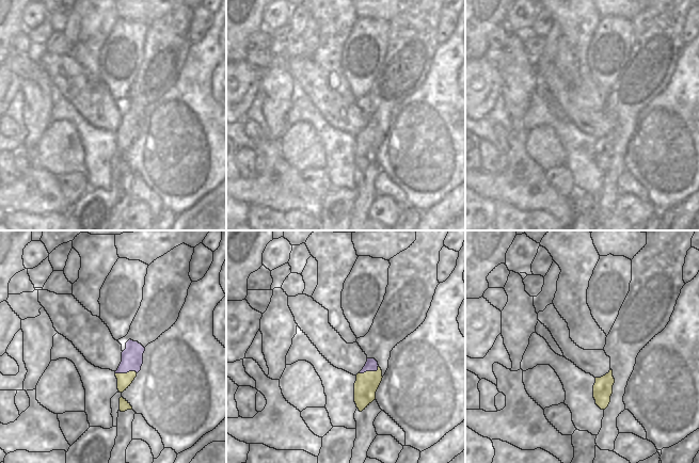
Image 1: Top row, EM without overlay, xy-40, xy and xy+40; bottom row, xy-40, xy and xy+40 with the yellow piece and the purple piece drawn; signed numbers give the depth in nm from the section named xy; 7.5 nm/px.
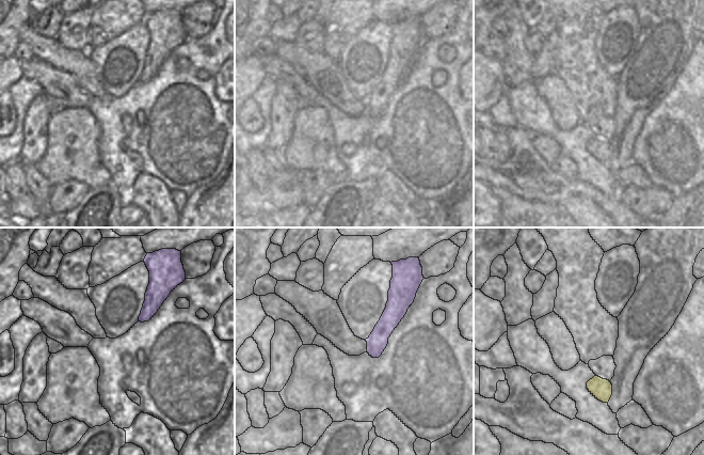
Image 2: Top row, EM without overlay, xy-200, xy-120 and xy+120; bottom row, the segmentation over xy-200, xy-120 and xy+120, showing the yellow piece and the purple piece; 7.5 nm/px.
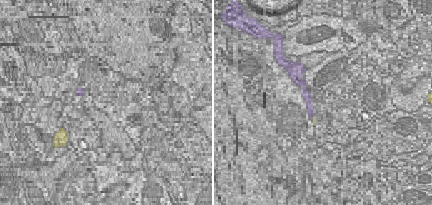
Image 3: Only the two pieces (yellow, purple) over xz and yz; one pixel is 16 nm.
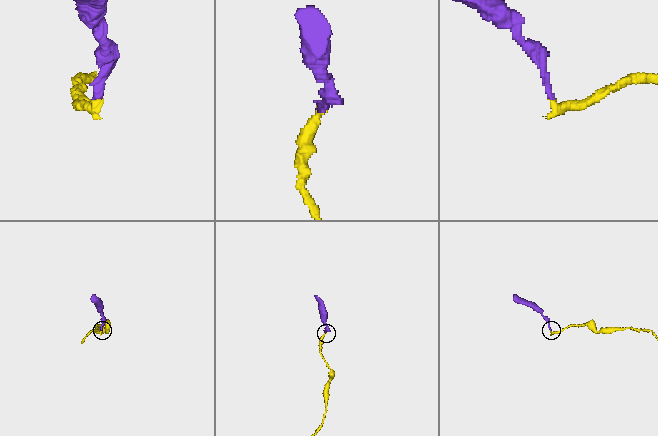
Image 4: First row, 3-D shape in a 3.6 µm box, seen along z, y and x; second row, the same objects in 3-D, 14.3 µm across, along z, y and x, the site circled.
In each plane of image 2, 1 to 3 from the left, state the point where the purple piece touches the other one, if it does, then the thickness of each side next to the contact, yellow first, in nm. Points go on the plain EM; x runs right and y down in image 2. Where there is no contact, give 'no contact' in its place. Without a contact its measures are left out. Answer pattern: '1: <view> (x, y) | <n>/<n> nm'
1: no contact
2: no contact
3: no contact

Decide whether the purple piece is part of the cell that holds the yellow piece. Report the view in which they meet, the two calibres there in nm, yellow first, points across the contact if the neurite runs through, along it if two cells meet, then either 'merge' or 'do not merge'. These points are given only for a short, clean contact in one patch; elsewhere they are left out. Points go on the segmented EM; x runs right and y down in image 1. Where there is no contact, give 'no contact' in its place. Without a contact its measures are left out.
meets yellow in xy; 170 nm thick on the yellow side, 100 nm on the other; border along xy (378, 365), (376, 370), (359, 372); do not merge

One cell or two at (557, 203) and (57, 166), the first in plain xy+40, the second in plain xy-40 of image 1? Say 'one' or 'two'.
two

